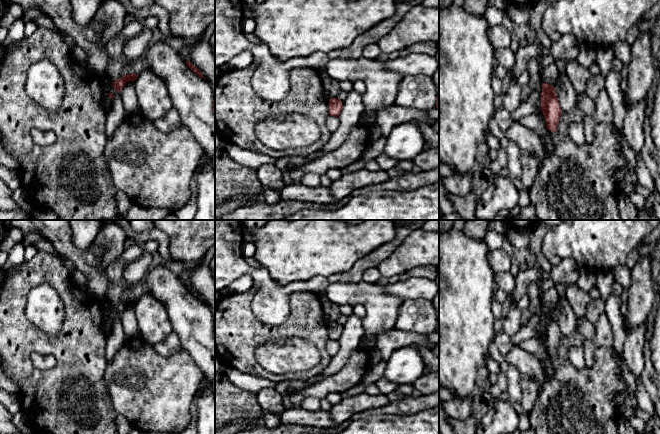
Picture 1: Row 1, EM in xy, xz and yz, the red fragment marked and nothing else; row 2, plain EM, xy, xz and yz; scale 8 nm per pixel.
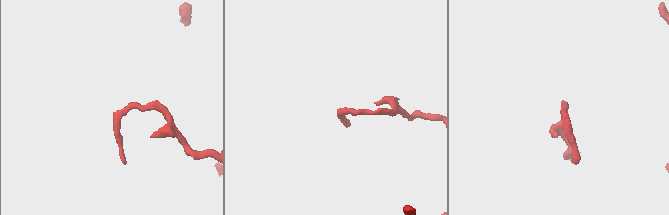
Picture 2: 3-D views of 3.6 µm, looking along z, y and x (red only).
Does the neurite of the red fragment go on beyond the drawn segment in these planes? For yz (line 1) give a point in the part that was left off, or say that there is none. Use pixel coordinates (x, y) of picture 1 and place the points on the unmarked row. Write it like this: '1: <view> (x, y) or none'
1: none

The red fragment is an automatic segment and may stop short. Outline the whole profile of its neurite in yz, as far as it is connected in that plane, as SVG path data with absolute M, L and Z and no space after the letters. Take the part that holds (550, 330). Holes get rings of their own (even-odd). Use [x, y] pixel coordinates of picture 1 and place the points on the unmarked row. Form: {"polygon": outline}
{"polygon": "M542 307L541 334L546 343L547 353L556 356L562 333L555 316L555 311L547 307Z"}

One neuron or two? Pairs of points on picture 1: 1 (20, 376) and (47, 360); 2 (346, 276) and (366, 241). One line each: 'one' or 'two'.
1: two
2: two

